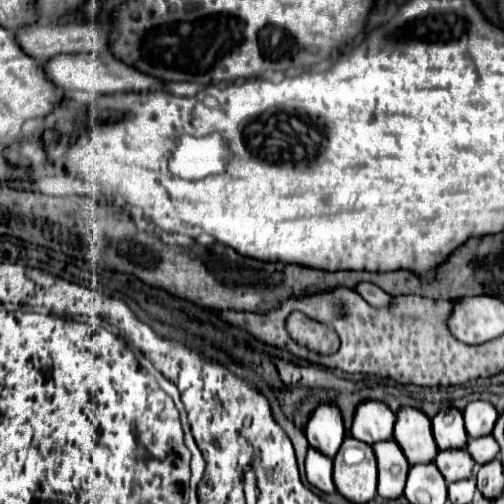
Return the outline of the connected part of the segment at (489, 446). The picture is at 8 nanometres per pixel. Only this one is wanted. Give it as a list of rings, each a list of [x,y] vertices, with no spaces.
[[[486,435],[486,437],[478,437],[478,439],[470,439],[468,441],[468,453],[474,457],[474,461],[478,465],[484,465],[488,461],[494,461],[496,455],[498,455],[498,443],[492,435]]]

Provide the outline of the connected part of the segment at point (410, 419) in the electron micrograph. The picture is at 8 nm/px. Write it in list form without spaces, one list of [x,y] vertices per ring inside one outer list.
[[[402,407],[396,417],[394,439],[400,445],[410,465],[422,465],[434,461],[438,447],[432,435],[430,419],[412,407]]]

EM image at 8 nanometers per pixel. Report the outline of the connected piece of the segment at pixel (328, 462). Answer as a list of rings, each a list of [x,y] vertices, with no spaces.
[[[308,449],[306,455],[306,479],[310,485],[320,489],[322,493],[334,493],[334,481],[332,481],[332,459],[318,453],[316,449]]]

